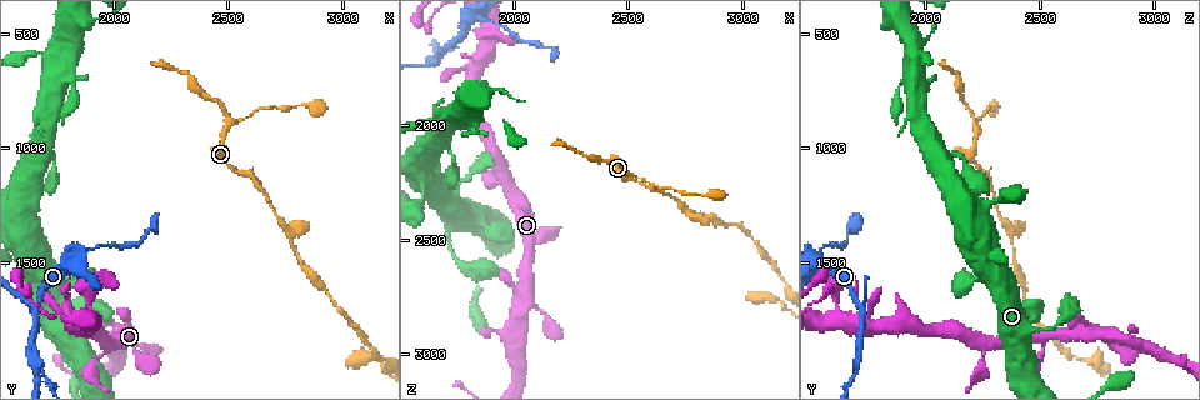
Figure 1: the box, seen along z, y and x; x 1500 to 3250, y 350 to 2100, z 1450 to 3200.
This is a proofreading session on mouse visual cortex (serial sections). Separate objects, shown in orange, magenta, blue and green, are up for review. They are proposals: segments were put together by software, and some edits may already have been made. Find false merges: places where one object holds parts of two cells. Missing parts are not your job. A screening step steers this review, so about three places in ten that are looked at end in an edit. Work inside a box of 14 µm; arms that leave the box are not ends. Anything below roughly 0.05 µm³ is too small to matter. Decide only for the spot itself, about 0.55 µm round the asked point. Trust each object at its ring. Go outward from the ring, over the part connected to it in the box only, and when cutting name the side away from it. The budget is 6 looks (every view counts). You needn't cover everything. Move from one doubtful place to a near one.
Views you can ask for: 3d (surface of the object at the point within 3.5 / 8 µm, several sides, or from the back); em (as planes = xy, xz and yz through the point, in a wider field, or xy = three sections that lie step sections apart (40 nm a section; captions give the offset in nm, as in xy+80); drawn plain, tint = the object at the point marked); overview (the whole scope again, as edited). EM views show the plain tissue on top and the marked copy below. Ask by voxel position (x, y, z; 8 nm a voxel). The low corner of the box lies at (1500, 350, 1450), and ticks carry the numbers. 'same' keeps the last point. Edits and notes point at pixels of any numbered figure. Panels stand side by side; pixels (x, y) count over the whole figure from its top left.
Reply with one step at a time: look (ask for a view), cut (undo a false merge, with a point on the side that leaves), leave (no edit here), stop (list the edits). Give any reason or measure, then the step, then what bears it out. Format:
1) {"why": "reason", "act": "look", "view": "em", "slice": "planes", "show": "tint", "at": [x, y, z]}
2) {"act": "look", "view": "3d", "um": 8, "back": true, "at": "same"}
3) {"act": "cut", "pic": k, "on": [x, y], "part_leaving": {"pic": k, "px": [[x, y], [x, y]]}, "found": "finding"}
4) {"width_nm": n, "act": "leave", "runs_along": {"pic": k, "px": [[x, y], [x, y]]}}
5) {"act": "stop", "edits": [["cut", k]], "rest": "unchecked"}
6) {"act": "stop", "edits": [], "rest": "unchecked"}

{"act": "look", "view": "3d", "um": 3.5, "back": true, "at": [2770, 1360, 2380]}

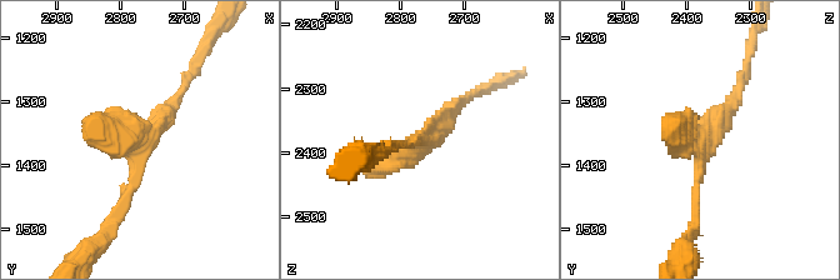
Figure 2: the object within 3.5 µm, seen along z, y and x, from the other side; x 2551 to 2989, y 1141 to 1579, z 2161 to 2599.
{"act": "look", "view": "em", "slice": "xy", "step": 5, "show": "tint", "at": [2765, 1360, 2380]}

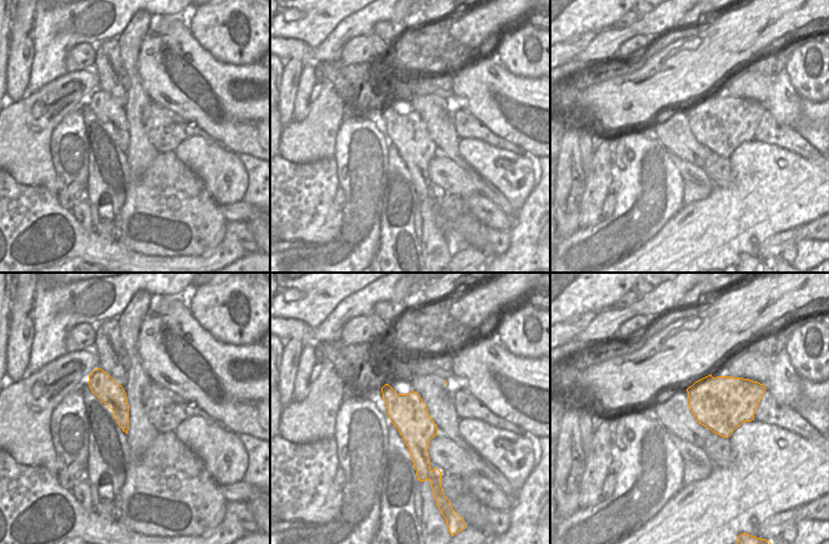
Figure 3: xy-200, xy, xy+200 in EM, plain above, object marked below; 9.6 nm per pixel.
{"why": "cut it another way", "act": "look", "view": "em", "slice": "xy", "step": 3, "show": "tint", "at": "same"}

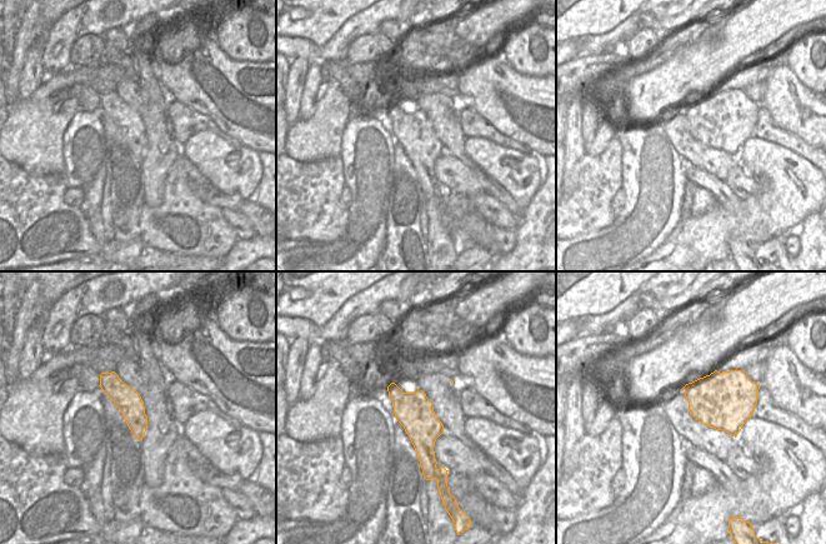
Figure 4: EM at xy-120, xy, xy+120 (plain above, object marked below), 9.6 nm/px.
{"act": "leave", "runs_along": {"pic": 4, "px": [[104, 375], [131, 405], [139, 435]]}, "found": "one cell here"}

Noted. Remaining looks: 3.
{"why": "three-way junction", "act": "look", "view": "3d", "um": 3.5, "at": [2510, 890, 2220]}

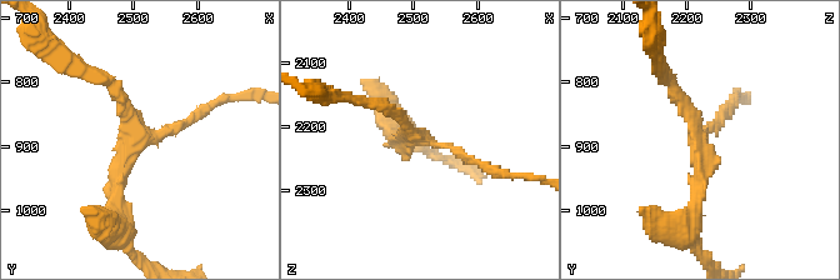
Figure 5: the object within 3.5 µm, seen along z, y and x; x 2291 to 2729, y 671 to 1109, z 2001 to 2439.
{"arms": 3, "arm_widths_nm": [100, 150, 200], "why": "need the tissue", "act": "look", "view": "em", "slice": "xy", "step": 5, "show": "tint", "at": [2505, 890, 2220]}

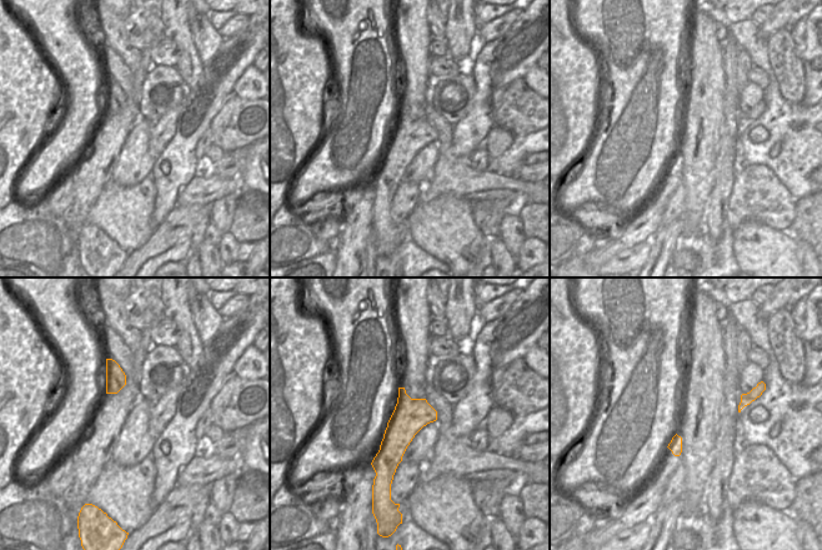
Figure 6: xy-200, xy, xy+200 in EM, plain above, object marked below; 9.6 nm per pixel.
{"why": "another direction", "act": "look", "view": "em", "slice": "xy", "step": 1, "show": "tint", "at": "same"}

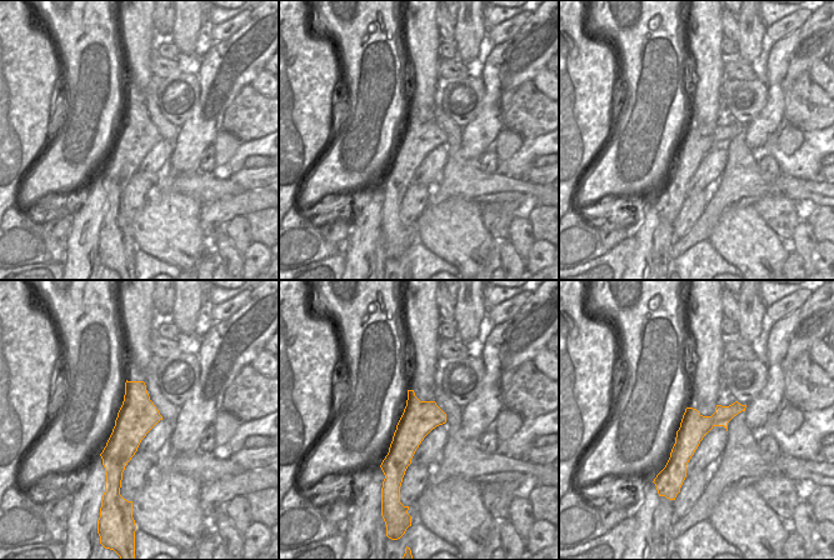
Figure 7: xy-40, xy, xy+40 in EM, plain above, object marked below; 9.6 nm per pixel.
{"act": "leave", "runs_along": {"pic": 5, "px": [[118, 230], [133, 145], [205, 106]]}, "found": "one cell here"}

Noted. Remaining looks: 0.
{"act": "stop", "edits": [], "rest": "unchecked"}

